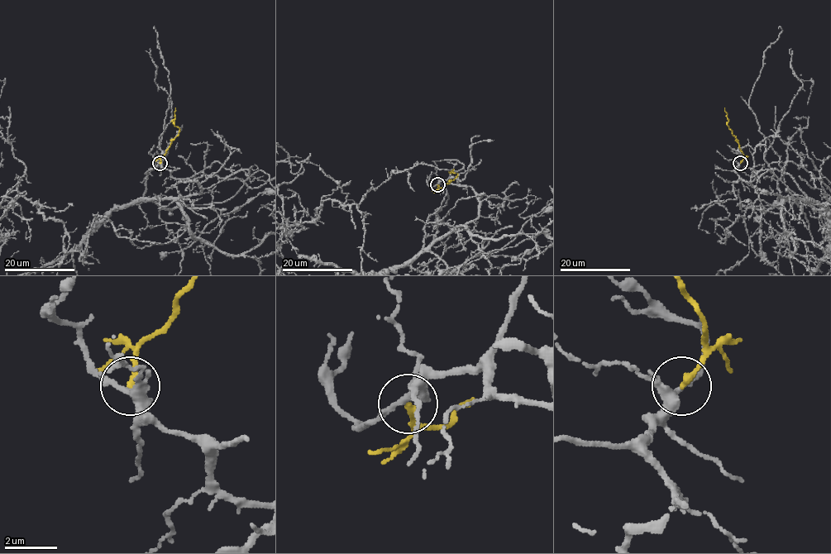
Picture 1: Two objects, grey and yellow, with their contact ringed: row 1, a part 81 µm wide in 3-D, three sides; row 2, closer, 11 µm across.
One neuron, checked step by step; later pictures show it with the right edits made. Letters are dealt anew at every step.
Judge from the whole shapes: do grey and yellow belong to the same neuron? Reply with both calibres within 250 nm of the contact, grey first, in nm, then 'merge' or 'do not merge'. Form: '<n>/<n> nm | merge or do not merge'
280/240 nm | do not merge

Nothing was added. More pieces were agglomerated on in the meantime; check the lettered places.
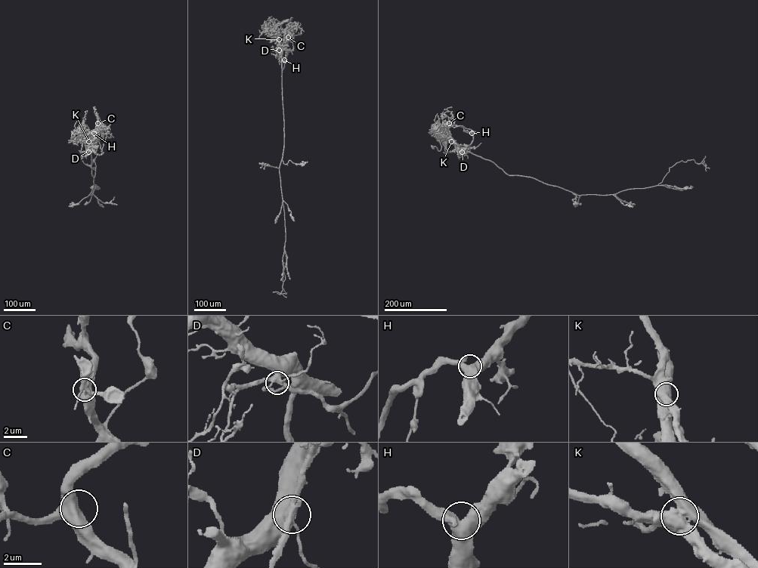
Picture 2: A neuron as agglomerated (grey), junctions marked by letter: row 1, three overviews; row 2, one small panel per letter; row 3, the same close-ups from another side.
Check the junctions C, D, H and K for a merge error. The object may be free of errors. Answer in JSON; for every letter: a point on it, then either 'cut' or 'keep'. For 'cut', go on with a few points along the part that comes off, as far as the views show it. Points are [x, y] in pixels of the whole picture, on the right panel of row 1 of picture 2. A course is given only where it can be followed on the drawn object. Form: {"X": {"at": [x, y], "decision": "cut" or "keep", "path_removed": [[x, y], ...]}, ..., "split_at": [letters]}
{"C": {"at": [449, 123], "decision": "keep"}, "D": {"at": [462, 152], "decision": "keep"}, "H": {"at": [471, 133], "decision": "keep"}, "K": {"at": [451, 141], "decision": "cut", "path_removed": [[451, 141], [465, 152], [473, 140], [471, 133], [474, 131], [443, 124], [441, 115], [448, 112]]}, "split_at": ["K"]}

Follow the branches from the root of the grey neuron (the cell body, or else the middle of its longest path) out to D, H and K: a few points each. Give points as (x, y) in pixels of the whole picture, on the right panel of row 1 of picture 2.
D: (432, 146), (435, 146), (440, 151), (441, 146), (438, 137), (446, 137), (462, 152)
H: (432, 146), (440, 151), (438, 137), (446, 137), (465, 152), (472, 140), (471, 133)
K: (432, 146), (440, 149), (440, 136), (446, 137), (451, 141)

